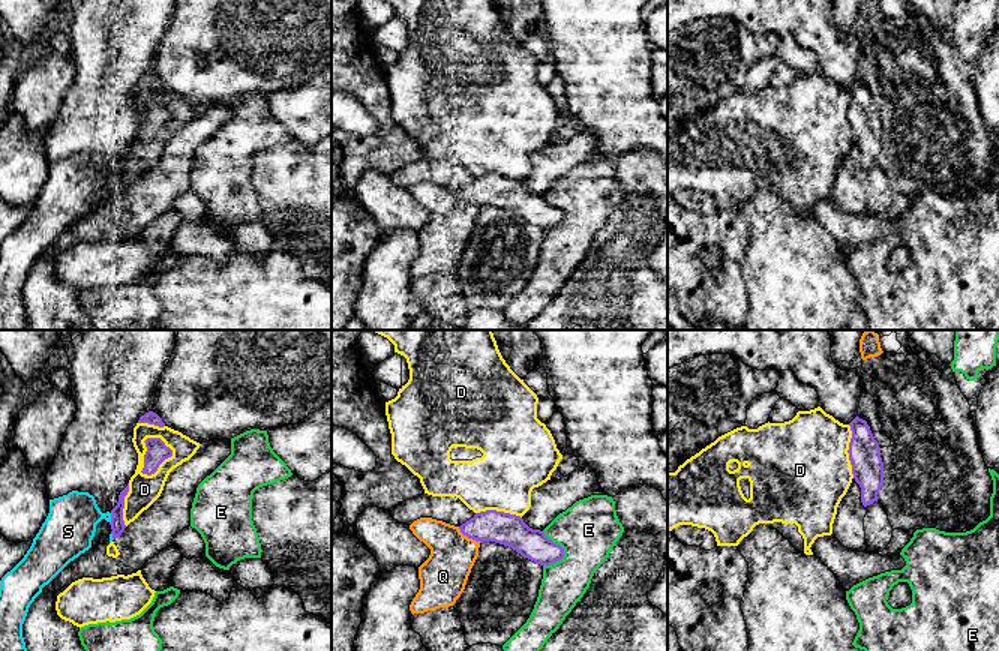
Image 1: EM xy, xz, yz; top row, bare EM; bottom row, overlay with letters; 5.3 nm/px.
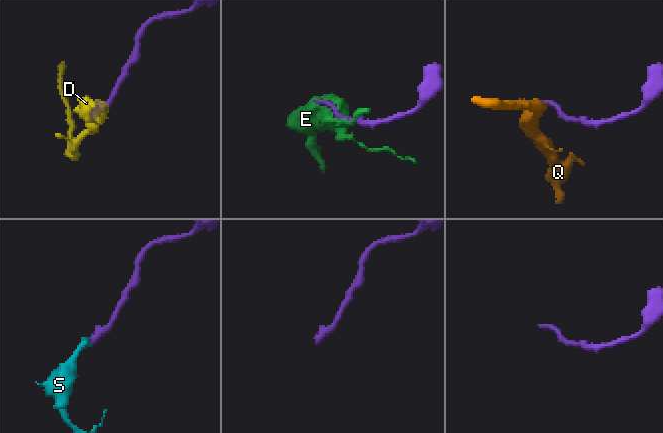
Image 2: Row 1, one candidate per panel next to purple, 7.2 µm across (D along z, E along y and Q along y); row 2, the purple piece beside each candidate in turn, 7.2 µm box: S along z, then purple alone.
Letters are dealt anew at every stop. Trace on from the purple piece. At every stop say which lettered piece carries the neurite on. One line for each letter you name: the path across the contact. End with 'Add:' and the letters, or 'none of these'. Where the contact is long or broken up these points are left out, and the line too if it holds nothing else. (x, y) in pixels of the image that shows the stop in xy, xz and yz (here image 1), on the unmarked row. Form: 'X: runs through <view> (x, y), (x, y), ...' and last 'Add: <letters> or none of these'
Add: S

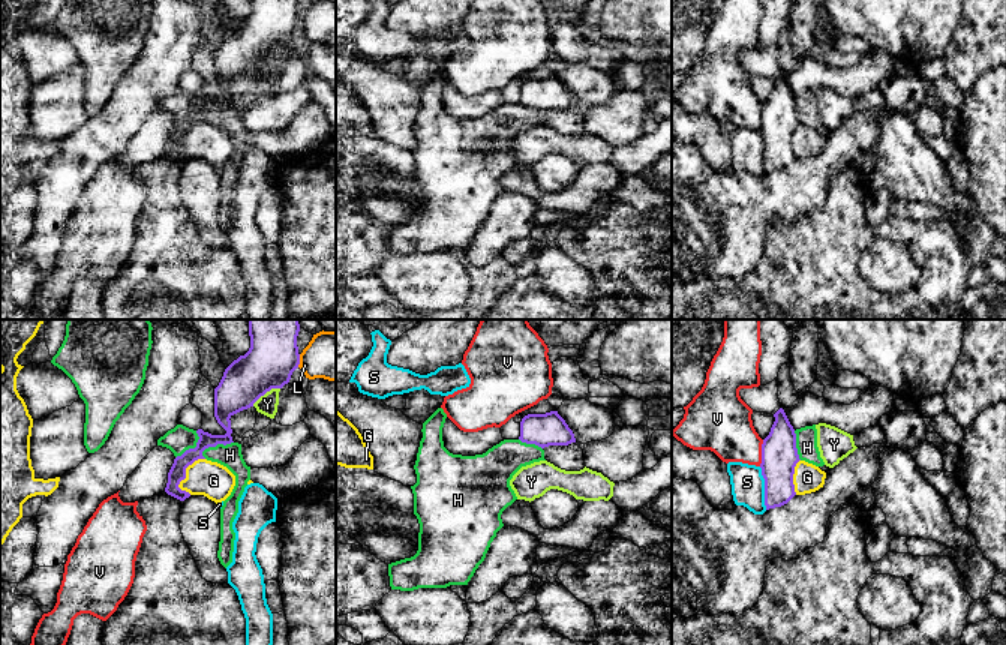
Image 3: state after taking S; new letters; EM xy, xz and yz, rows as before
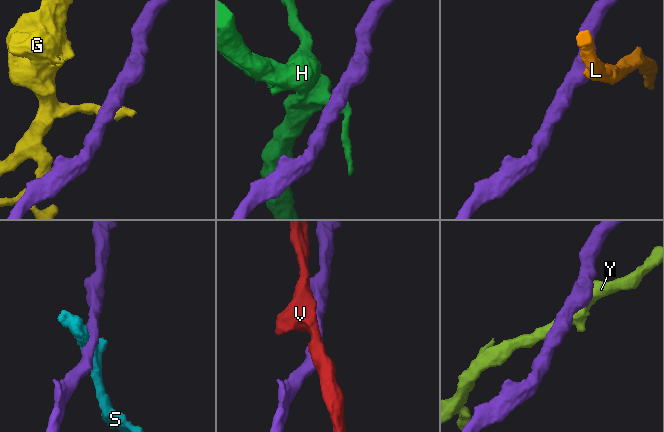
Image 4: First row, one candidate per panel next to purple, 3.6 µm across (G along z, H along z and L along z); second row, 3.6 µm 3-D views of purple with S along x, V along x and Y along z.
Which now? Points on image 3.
Add: none of these

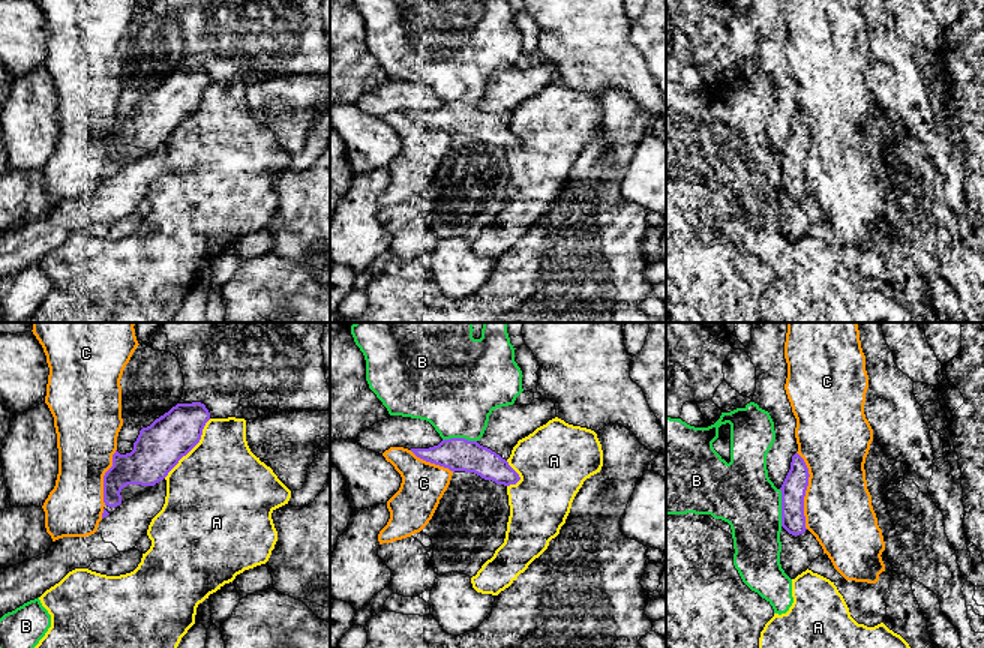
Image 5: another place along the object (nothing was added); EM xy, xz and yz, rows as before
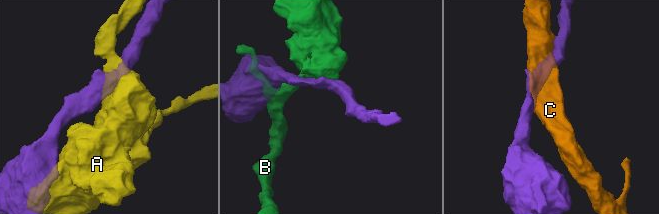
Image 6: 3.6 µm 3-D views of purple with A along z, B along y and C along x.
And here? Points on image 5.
Add: none of these

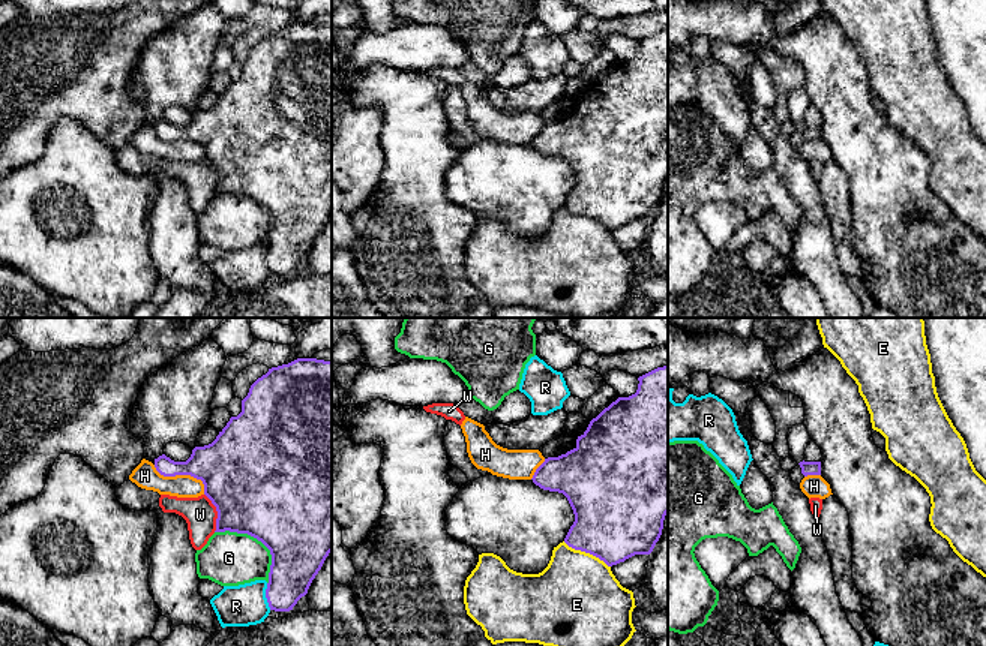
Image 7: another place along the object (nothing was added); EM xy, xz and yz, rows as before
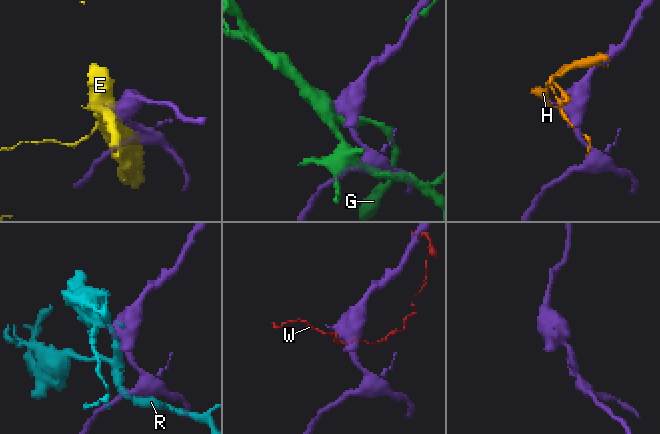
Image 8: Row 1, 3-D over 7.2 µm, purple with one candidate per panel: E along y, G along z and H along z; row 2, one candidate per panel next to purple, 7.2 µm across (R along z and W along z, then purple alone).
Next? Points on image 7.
Add: none of these

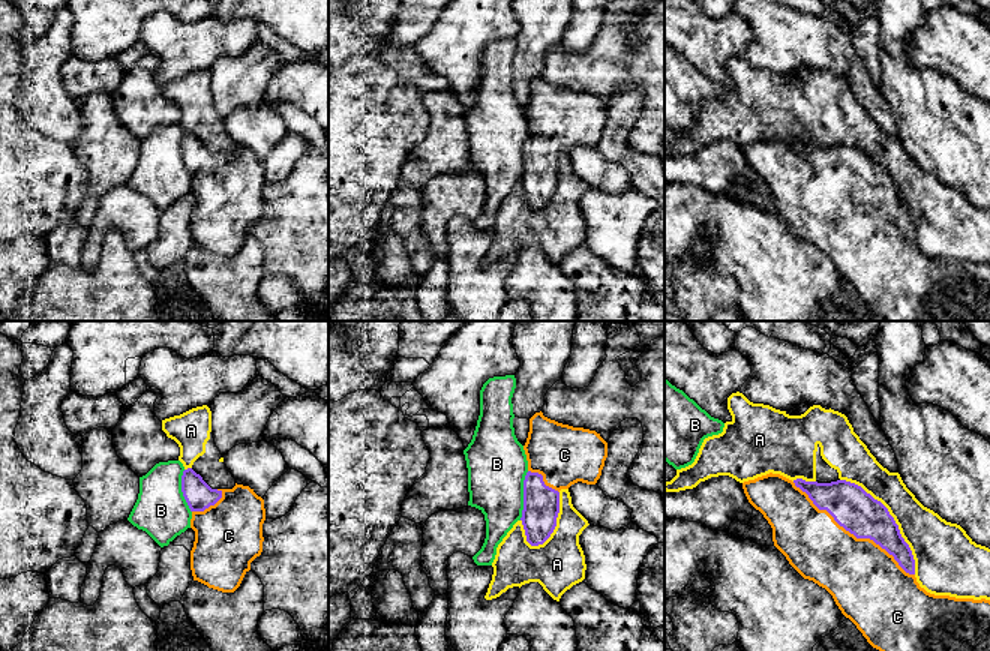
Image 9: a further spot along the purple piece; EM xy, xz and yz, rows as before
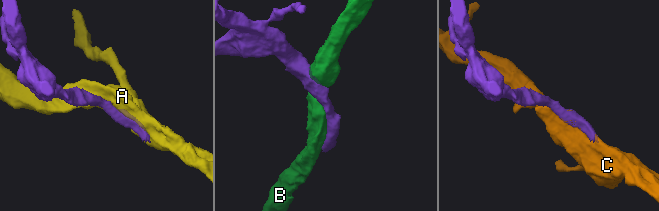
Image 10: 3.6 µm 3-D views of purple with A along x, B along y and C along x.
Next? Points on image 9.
Add: C

